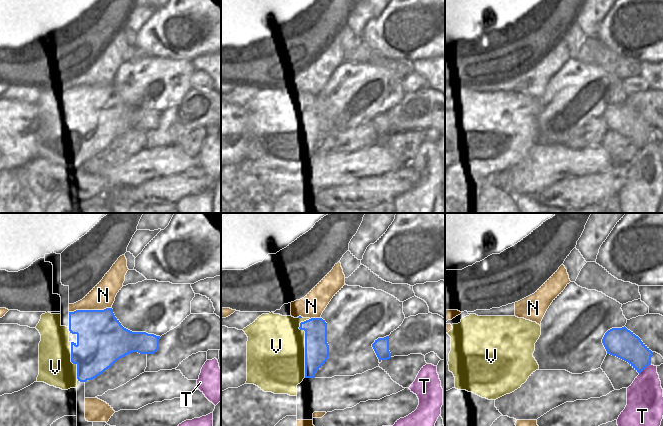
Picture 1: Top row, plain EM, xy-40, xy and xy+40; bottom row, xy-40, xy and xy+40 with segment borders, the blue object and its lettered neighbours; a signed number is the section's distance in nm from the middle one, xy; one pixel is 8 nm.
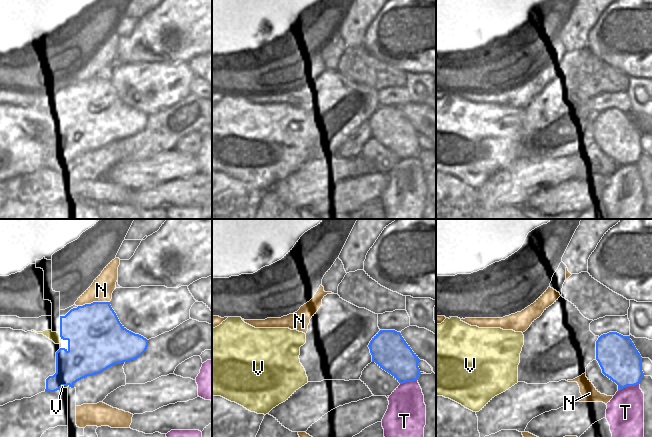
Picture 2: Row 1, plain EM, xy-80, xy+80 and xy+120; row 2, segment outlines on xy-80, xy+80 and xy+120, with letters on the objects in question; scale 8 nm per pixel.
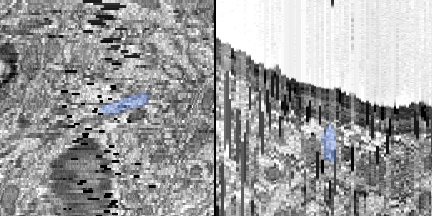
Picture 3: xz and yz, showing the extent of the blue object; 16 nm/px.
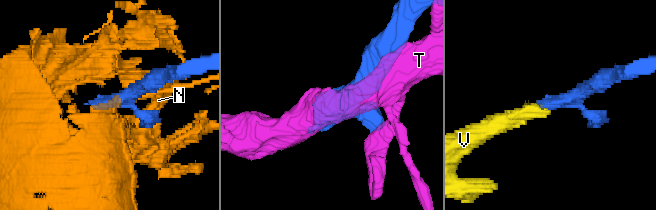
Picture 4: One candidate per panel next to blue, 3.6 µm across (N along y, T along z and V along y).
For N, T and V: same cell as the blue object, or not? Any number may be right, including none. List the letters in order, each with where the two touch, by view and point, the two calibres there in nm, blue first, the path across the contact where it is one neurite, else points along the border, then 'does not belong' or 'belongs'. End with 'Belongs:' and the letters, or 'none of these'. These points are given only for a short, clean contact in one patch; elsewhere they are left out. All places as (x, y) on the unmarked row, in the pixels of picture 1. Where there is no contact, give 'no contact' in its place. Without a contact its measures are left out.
N: contact xy-40 (89, 86); calibres 400 and 190 nm; does not belong
T: contact xy+40 (644, 145); calibres 220 and 280 nm; does not belong
V: contact xy (305, 121); calibres 190 and 460 nm; belongs
Belongs: V

